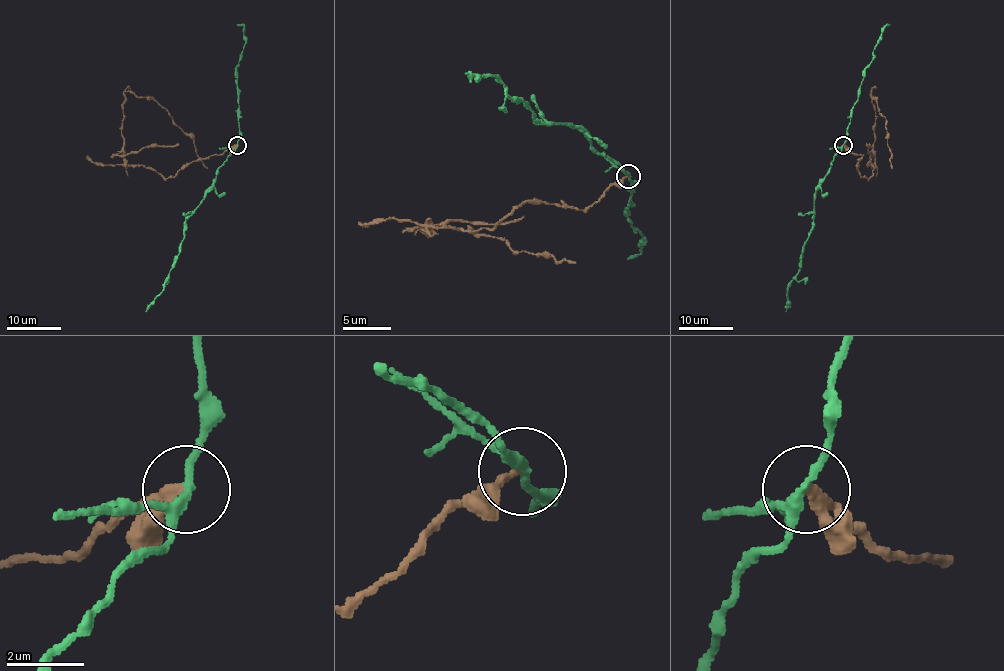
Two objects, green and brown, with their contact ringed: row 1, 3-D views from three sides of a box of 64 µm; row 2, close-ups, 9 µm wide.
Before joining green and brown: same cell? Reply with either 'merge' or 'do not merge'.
do not merge

